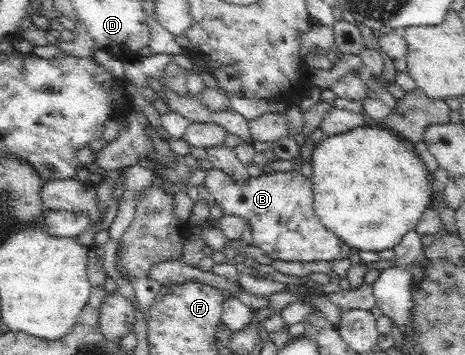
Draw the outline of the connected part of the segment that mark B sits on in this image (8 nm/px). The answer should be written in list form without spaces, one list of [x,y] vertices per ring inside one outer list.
[[[214,168],[206,171],[205,187],[210,199],[219,204],[227,215],[241,217],[252,237],[252,246],[259,248],[269,261],[335,261],[345,259],[349,255],[349,246],[330,232],[316,216],[314,210],[312,181],[299,171],[273,171],[261,176],[247,177],[245,181],[236,181],[232,174]]]

